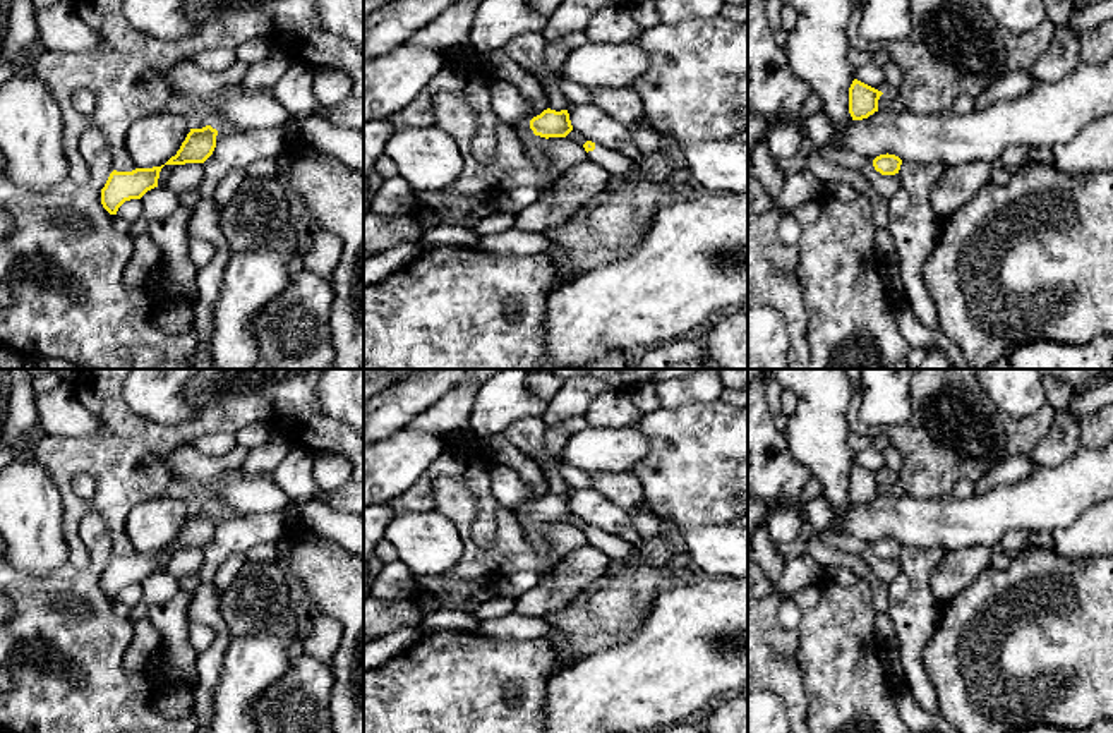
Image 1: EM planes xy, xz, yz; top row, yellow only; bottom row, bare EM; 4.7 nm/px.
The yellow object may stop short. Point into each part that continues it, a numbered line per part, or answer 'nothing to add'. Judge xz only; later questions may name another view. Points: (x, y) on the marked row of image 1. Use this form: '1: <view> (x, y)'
1: xz (616, 163)

